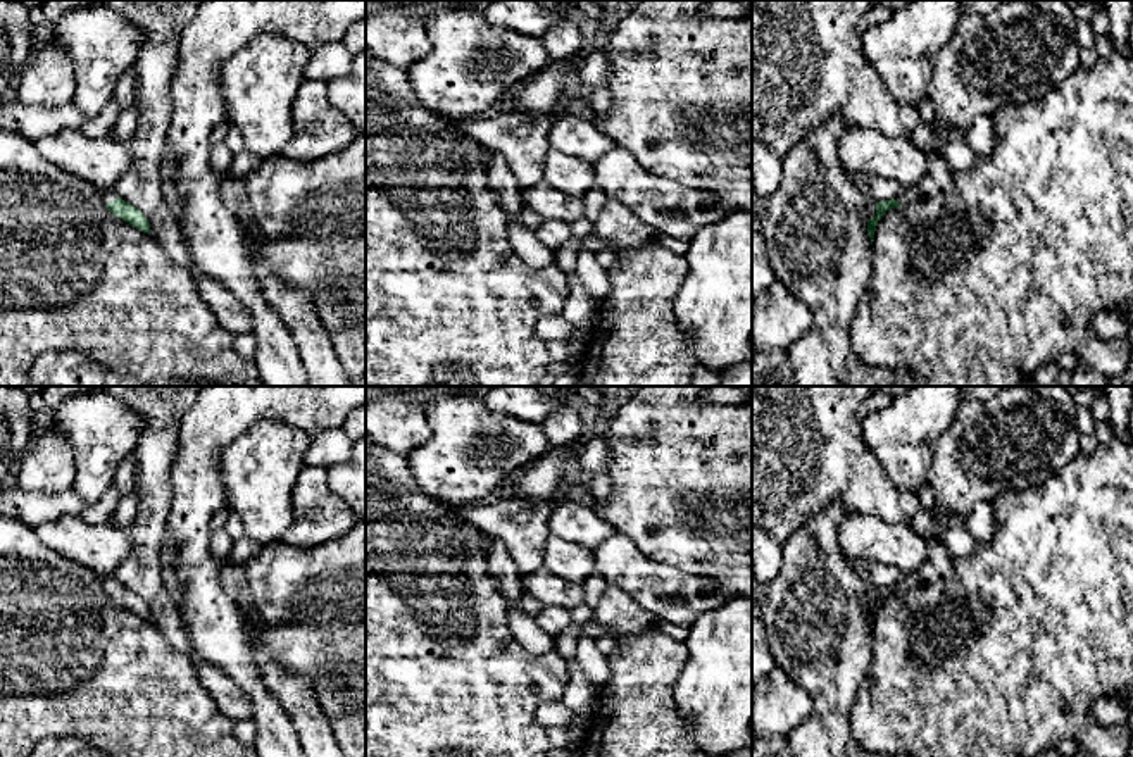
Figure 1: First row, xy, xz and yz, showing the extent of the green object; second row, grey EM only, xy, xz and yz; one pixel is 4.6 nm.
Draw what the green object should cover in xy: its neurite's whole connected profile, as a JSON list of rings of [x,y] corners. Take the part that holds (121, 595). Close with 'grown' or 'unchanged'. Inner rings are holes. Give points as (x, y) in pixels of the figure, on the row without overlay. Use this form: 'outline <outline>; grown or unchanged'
outline [[[105,574],[102,576],[102,585],[103,590],[107,591],[107,595],[116,602],[121,604],[122,607],[129,609],[131,612],[135,612],[136,616],[148,619],[150,621],[150,609],[145,604],[145,600],[141,597],[138,597],[136,593],[129,591],[128,588],[124,588],[116,576]]]; grown

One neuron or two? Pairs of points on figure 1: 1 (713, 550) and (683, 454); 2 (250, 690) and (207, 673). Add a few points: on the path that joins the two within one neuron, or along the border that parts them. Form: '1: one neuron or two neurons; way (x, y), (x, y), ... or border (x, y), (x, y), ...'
1: one neuron; way (713, 526), (713, 511), (688, 478)
2: two neurons; border (202, 659), (233, 681), (252, 718)

